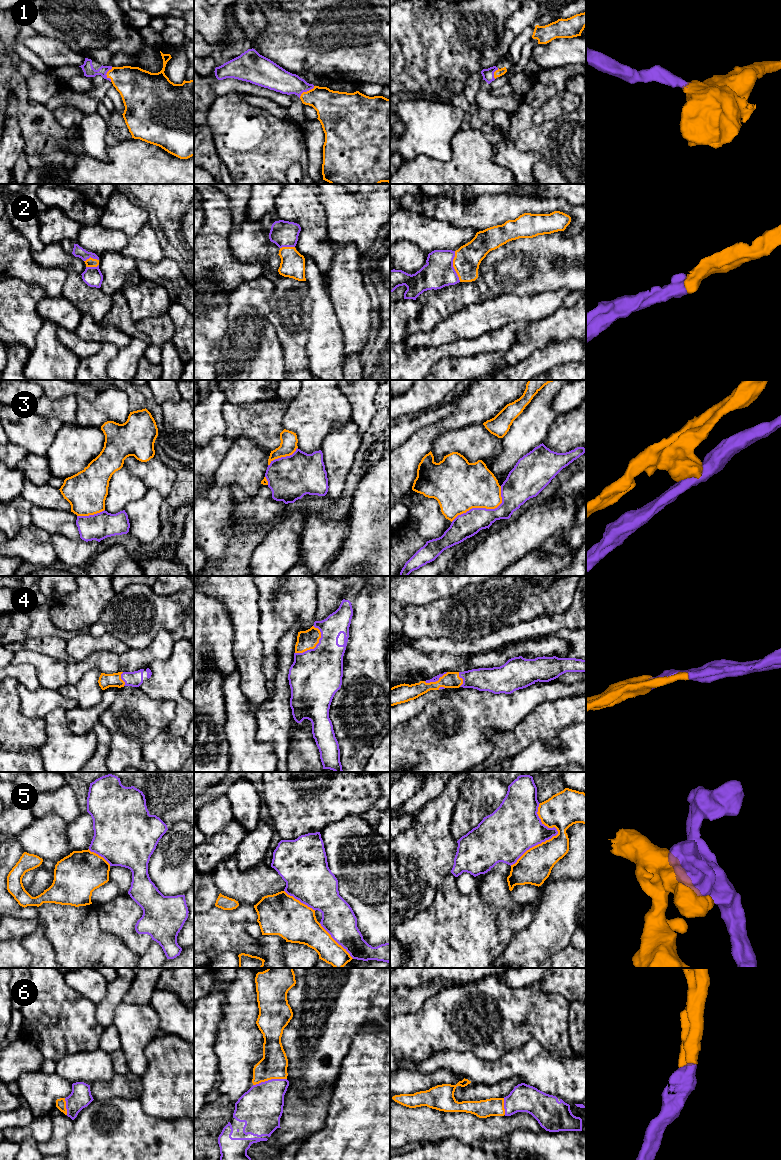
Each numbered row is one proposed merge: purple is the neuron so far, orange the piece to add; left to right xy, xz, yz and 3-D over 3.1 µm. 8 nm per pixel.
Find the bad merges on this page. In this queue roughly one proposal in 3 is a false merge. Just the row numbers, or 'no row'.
3, 5

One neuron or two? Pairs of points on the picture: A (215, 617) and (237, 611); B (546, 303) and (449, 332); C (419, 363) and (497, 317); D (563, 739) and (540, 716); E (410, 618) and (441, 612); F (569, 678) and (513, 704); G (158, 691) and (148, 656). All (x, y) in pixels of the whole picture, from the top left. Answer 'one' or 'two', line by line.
A: two
B: one
C: two
D: two
E: one
F: two
G: two

